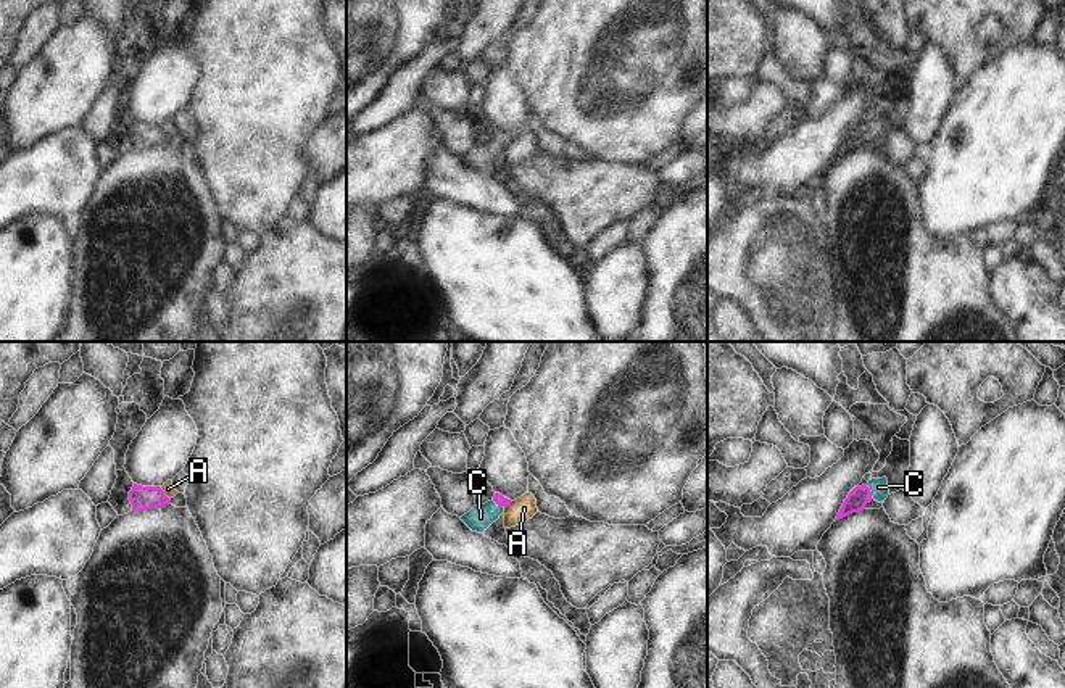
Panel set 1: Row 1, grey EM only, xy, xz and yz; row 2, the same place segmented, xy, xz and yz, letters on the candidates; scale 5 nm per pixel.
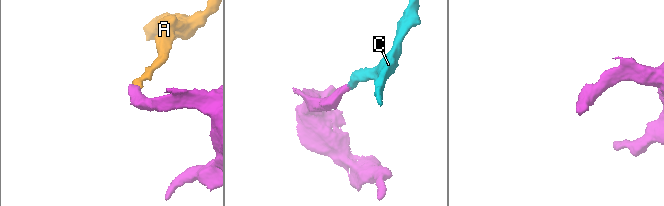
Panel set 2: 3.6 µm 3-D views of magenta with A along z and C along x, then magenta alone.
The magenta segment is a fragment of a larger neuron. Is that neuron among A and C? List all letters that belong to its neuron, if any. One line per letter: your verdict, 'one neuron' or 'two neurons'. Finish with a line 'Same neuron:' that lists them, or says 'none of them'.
A: two neurons
C: one neuron
Same neuron: C

